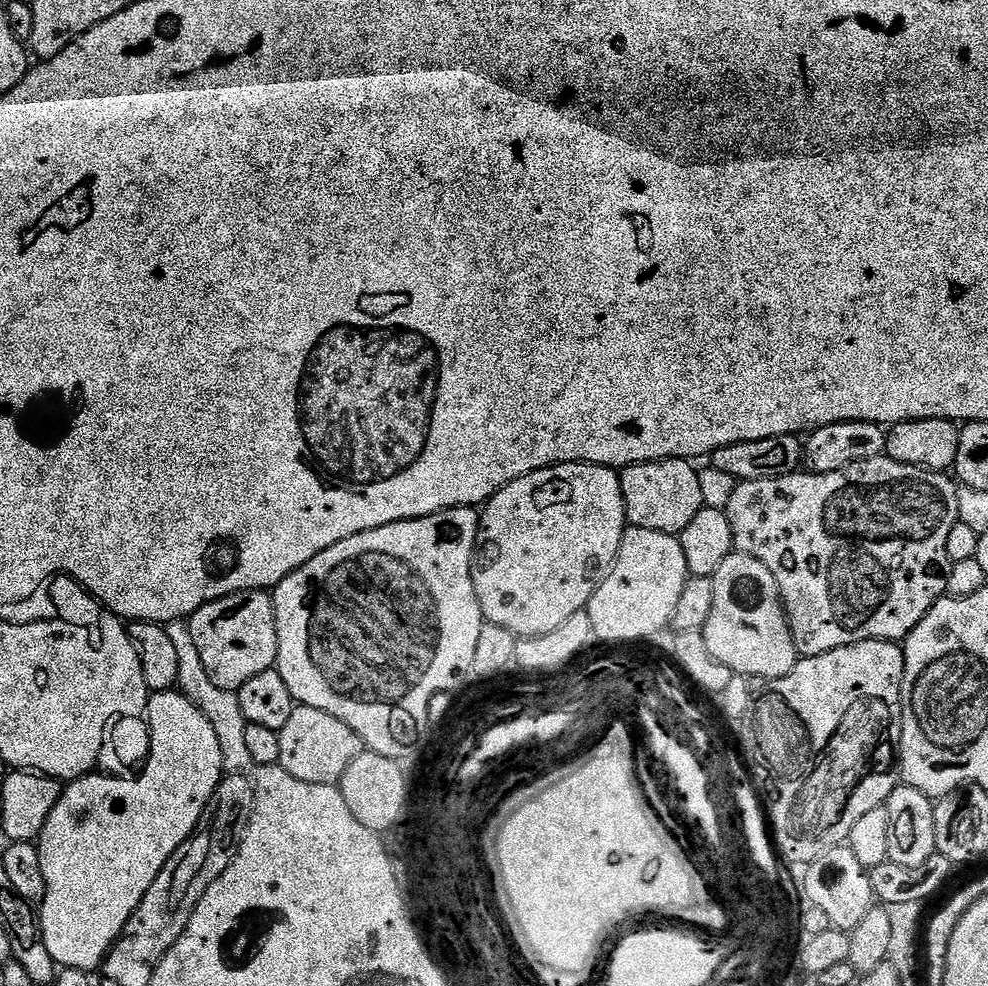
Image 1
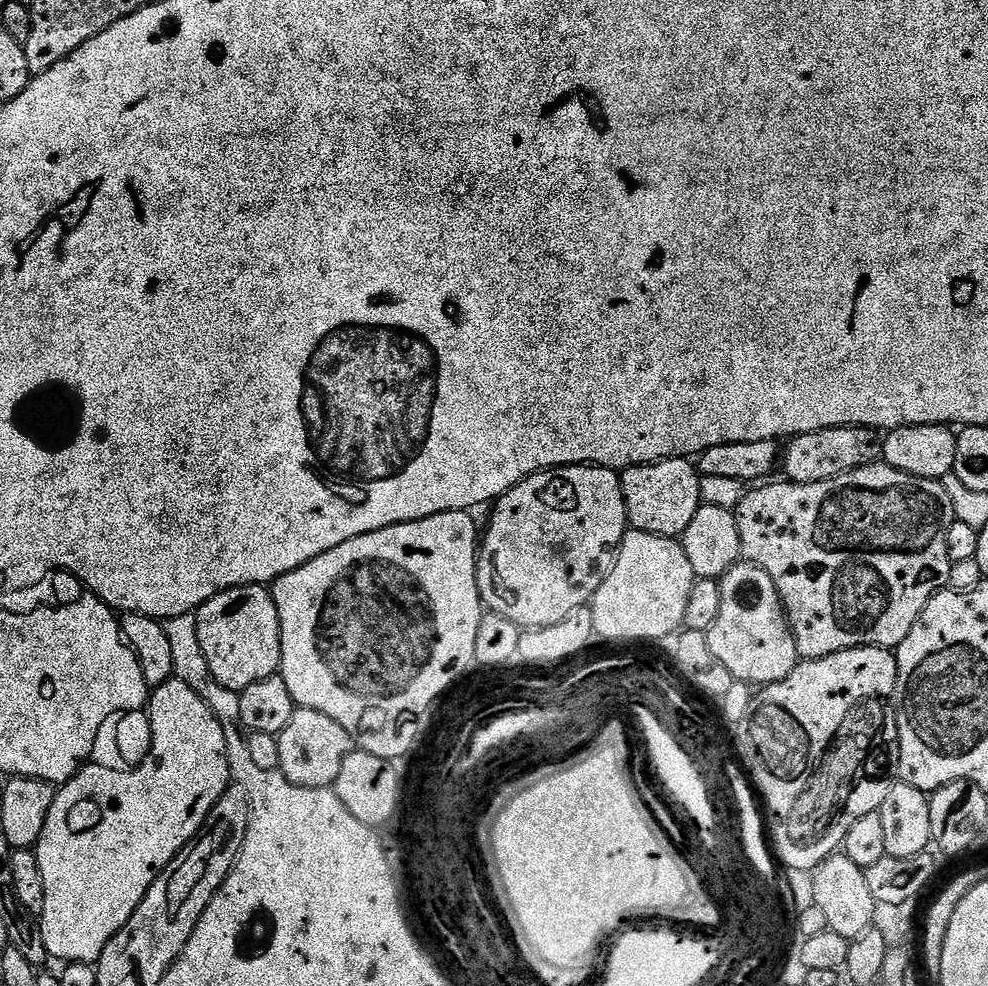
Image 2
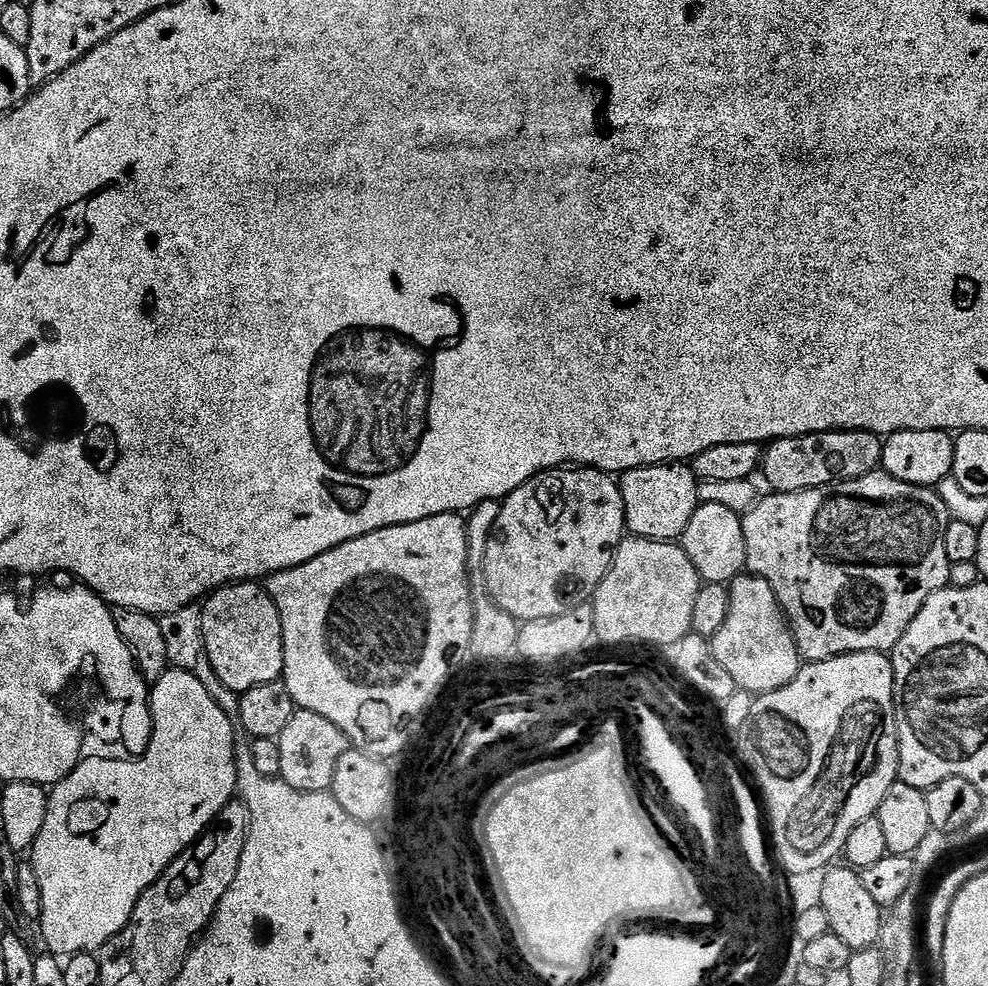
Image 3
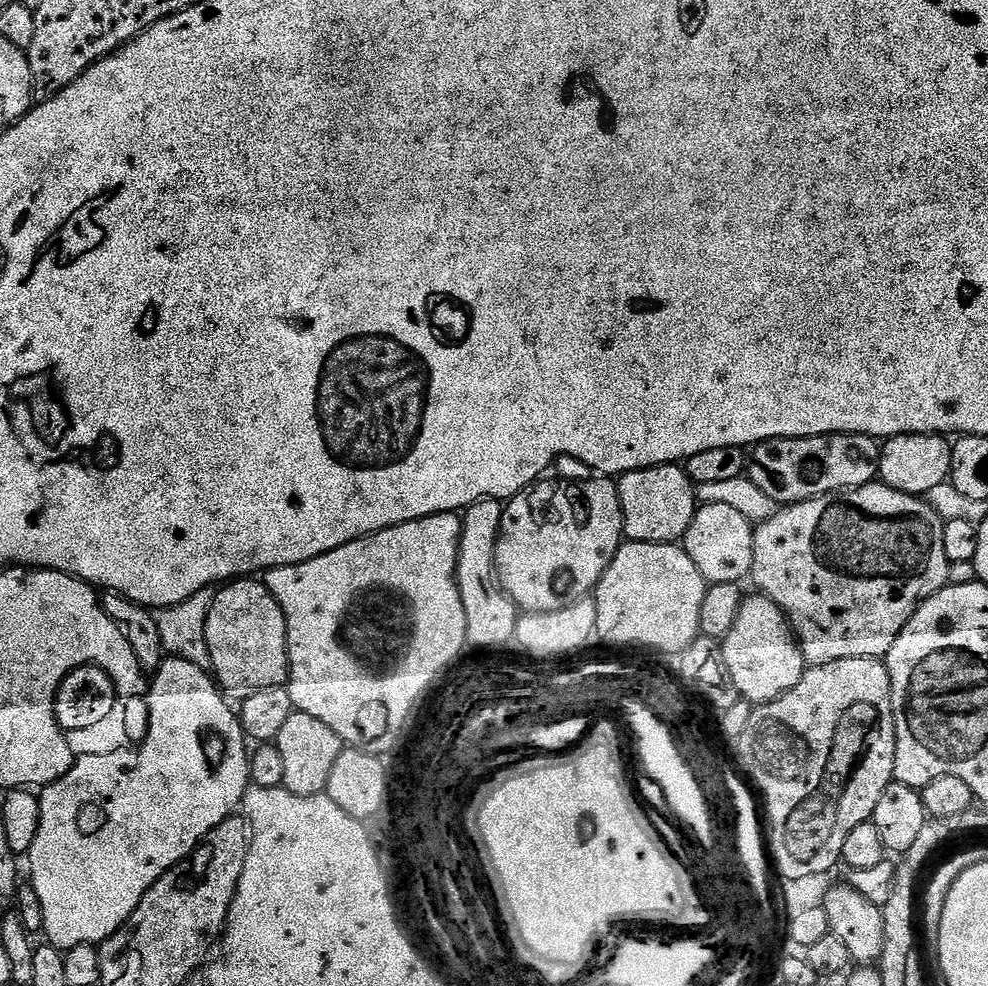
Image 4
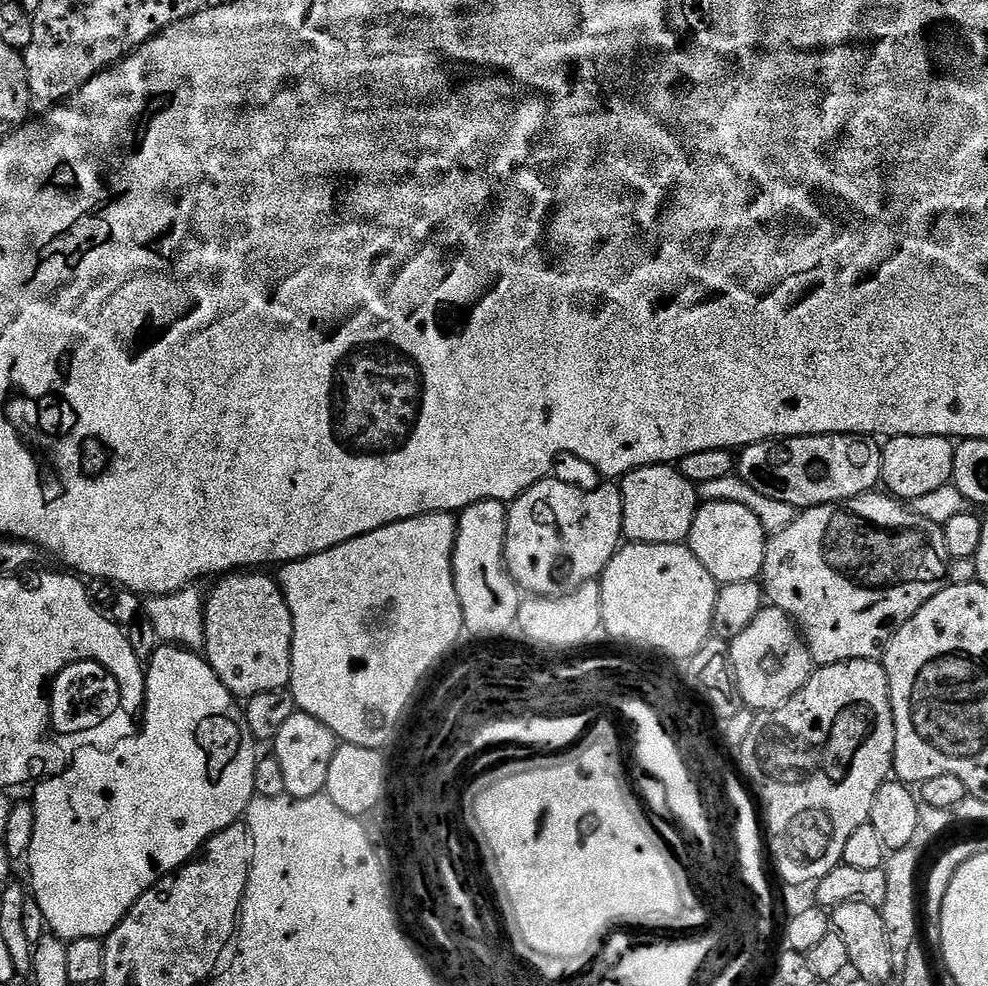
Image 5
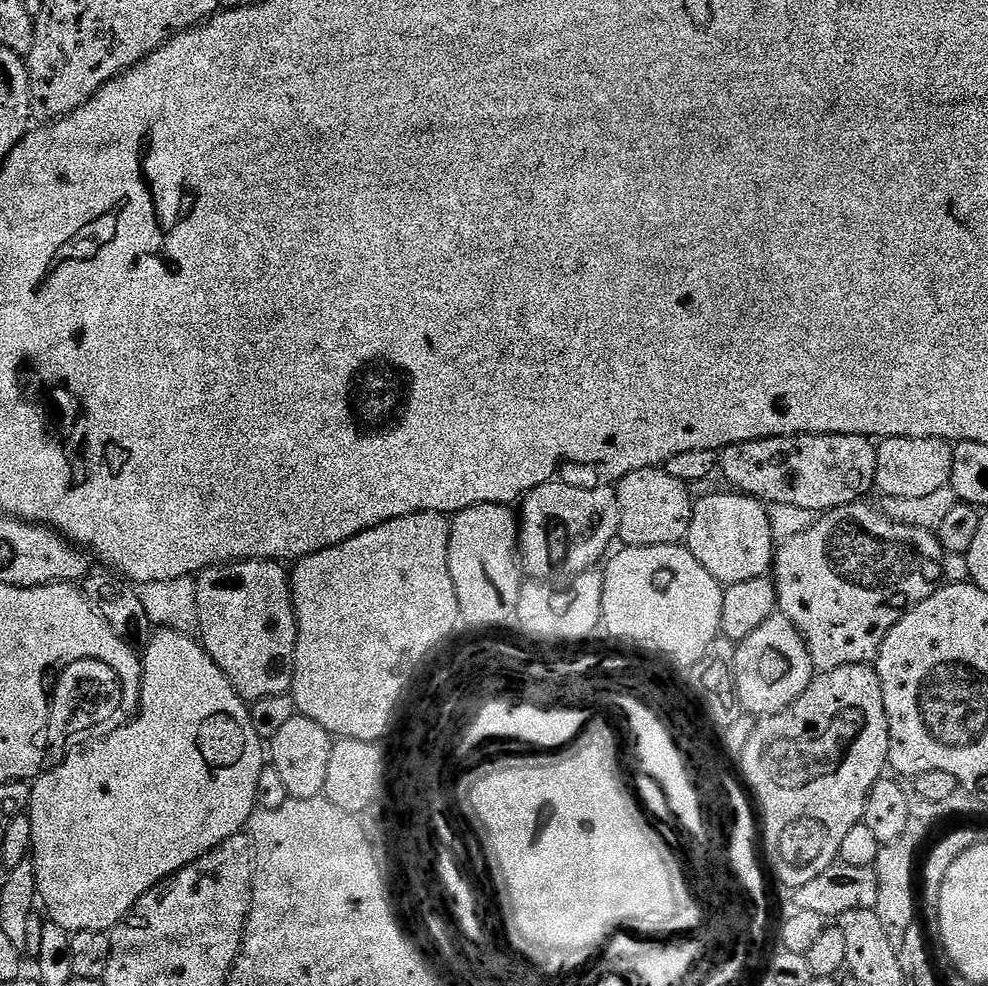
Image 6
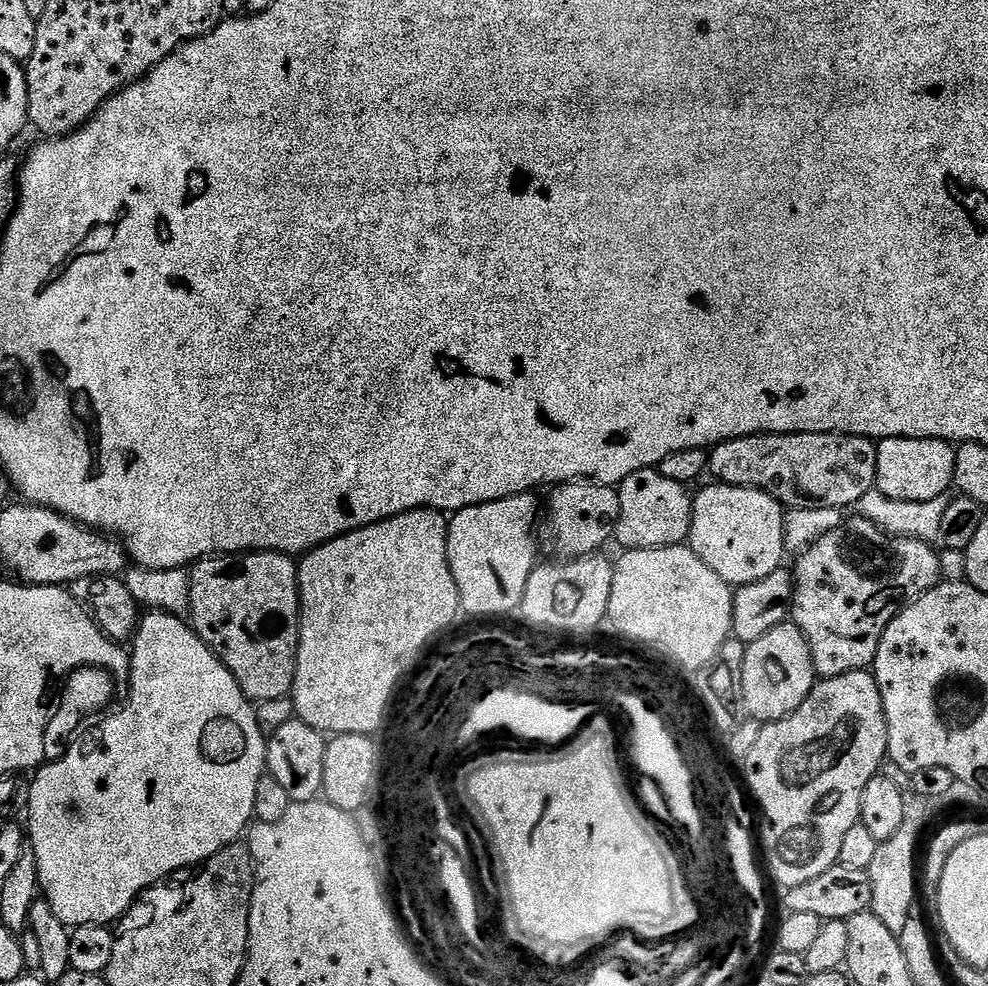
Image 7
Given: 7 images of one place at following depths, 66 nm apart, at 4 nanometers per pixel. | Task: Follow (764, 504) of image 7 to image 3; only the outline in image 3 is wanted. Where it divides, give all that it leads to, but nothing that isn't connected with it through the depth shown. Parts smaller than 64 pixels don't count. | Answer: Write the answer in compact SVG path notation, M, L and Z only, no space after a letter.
M701 504L694 510L694 518L690 518L690 526L686 526L678 543L705 584L731 585L745 571L746 538L742 534L742 516L734 510L726 510L726 506Z

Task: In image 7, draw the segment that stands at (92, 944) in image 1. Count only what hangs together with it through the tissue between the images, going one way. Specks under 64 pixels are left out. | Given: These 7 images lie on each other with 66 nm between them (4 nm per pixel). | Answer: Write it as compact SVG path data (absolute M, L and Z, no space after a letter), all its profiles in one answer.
M149 611L141 619L136 628L136 635L130 641L128 698L124 707L115 713L111 720L107 720L103 728L87 737L86 742L71 745L63 758L45 763L45 768L33 778L32 789L27 789L26 836L34 850L43 899L47 900L54 914L58 914L58 918L68 925L69 929L85 928L91 924L108 926L119 921L148 889L175 877L172 875L183 868L195 869L203 865L205 860L211 860L245 835L246 829L254 820L254 793L258 791L258 782L266 775L267 762L268 745L264 731L258 726L256 708L253 701L246 699L242 694L234 674L230 674L227 666L208 649L206 642L202 642L191 623L166 611Z

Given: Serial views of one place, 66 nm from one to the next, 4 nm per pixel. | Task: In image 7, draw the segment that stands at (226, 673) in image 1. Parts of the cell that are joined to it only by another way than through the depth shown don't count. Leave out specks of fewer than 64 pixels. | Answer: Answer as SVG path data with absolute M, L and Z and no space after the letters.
M246 552L197 560L190 568L188 611L192 627L196 629L202 642L206 642L208 649L227 666L230 674L234 674L234 678L246 699L259 705L262 702L274 702L276 698L282 698L291 693L292 683L296 680L296 659L300 649L300 578L297 561L291 555L282 552Z

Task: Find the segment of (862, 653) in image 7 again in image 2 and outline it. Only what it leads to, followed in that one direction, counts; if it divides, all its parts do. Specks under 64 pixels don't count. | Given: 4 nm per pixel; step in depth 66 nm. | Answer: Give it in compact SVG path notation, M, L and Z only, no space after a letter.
M883 462L867 464L858 470L850 470L838 478L830 478L826 482L768 483L772 482L764 482L753 487L756 488L753 492L752 489L745 491L742 502L734 509L740 535L740 551L747 563L756 564L762 570L766 570L766 574L770 574L770 582L774 582L778 590L780 600L784 603L784 615L788 617L788 624L792 627L797 657L800 660L817 660L847 648L895 650L902 642L902 638L906 638L906 634L914 630L914 622L918 622L930 598L937 592L943 592L948 588L953 562L950 554L946 554L946 534L956 520L956 515L954 506L950 502L950 494L946 494L943 483L930 478L911 476L902 470L894 470L894 466Z

